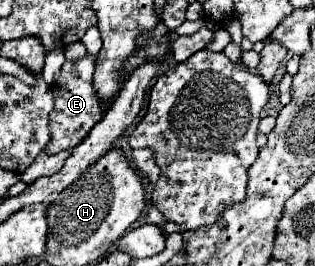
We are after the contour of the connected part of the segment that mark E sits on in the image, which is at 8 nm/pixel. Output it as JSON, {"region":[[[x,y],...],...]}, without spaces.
{"region":[[[85,55],[77,61],[65,61],[65,65],[61,67],[61,75],[57,79],[57,85],[53,87],[55,107],[49,117],[51,141],[45,149],[45,153],[53,155],[53,153],[67,151],[67,149],[73,149],[75,145],[79,145],[89,135],[89,129],[93,129],[93,125],[97,121],[101,121],[103,113],[107,111],[107,105],[111,101],[101,101],[97,97],[97,93],[93,89],[93,69],[95,69],[93,55]]]}

